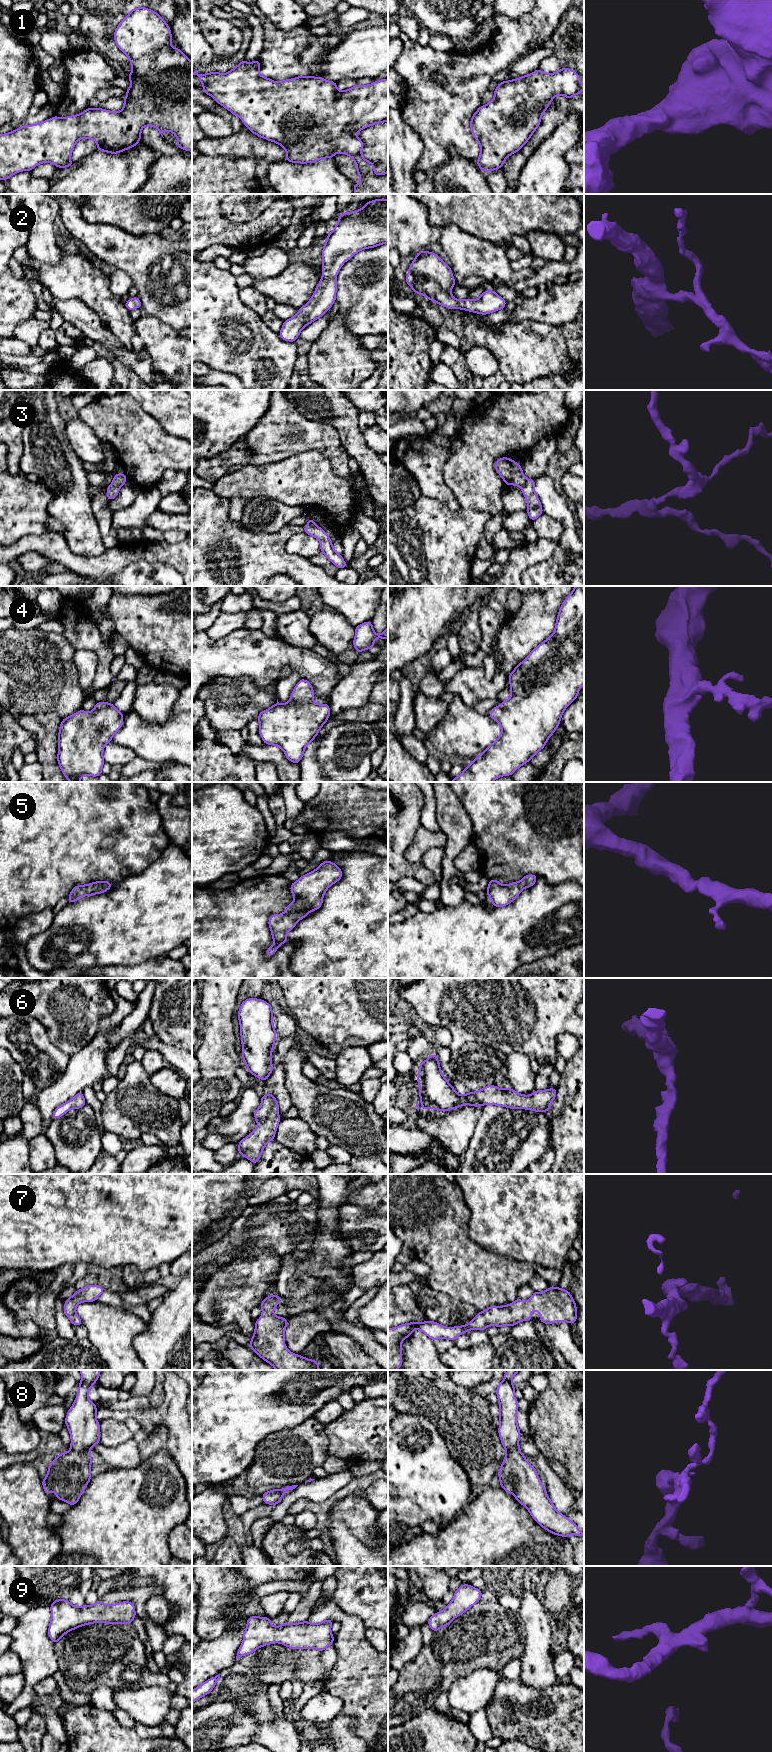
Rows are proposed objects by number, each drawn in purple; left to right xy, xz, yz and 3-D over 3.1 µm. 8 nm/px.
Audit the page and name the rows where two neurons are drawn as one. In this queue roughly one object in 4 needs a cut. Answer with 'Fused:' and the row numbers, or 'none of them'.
Fused: 3

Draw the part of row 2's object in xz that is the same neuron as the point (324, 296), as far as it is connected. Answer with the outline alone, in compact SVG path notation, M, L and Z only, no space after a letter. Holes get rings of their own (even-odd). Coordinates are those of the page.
M375 199L366 202L362 209L338 215L337 225L328 233L322 250L322 278L311 299L298 313L283 322L279 336L282 340L295 342L307 325L323 316L336 302L336 276L342 265L357 252L388 243L388 199Z

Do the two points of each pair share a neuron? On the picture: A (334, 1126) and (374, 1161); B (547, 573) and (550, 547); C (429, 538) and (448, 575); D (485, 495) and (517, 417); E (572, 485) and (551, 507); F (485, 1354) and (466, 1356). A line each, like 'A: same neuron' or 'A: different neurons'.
A: different neurons
B: different neurons
C: same neuron
D: same neuron
E: different neurons
F: same neuron

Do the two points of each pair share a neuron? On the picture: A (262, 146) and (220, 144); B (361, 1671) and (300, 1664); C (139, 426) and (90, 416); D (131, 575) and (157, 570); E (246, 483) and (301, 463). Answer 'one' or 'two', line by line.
A: one
B: two
C: one
D: one
E: one

